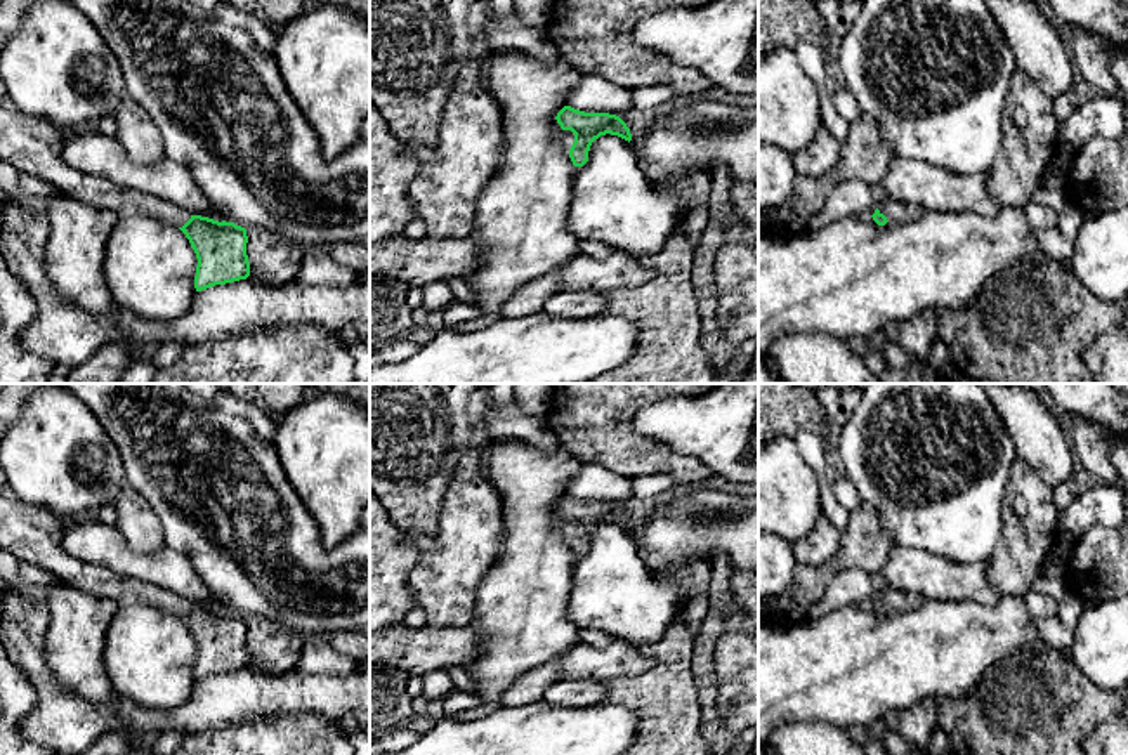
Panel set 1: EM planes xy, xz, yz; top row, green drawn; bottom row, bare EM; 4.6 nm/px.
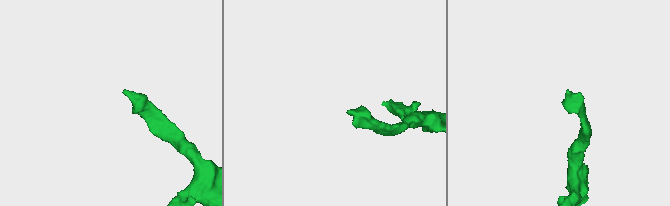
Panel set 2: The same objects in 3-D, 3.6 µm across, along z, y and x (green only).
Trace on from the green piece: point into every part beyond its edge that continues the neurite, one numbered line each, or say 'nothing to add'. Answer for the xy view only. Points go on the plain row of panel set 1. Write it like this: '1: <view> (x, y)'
1: xy (32, 533)

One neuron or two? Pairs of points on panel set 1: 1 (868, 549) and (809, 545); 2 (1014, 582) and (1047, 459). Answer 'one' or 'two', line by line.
1: two
2: two

